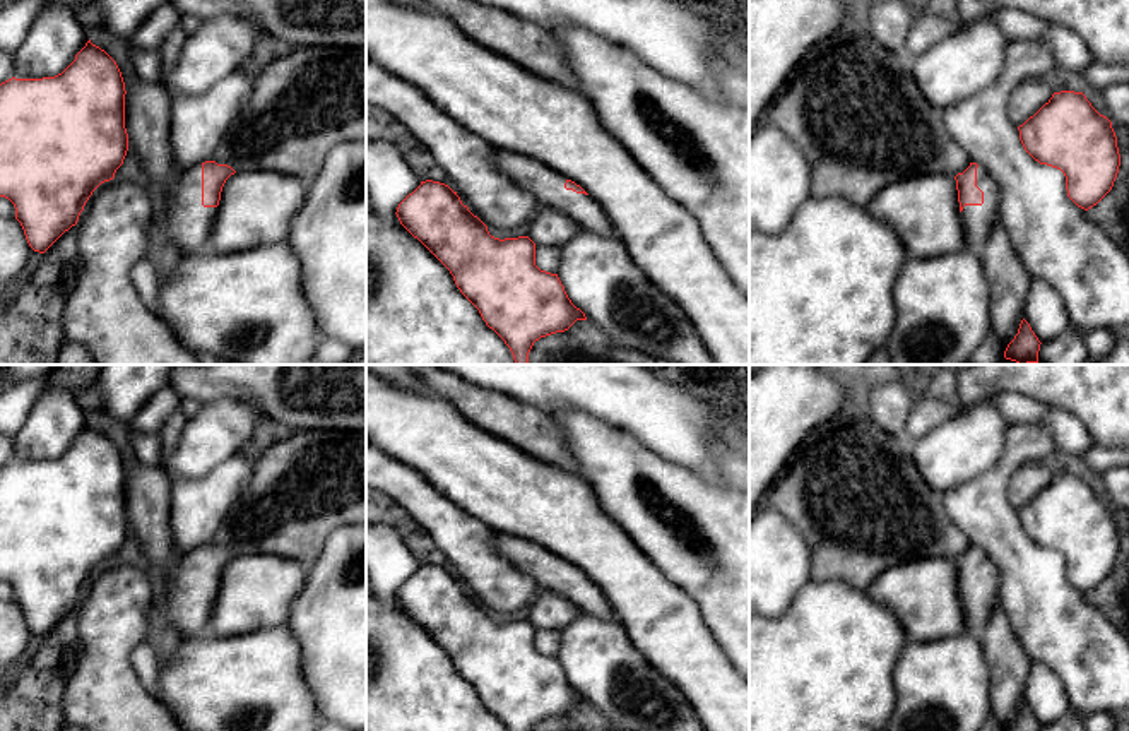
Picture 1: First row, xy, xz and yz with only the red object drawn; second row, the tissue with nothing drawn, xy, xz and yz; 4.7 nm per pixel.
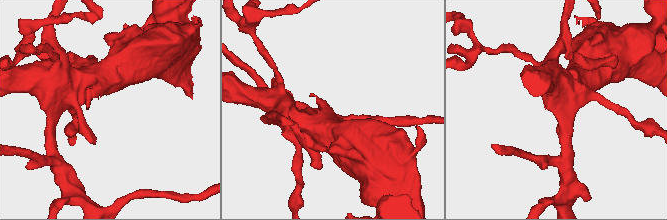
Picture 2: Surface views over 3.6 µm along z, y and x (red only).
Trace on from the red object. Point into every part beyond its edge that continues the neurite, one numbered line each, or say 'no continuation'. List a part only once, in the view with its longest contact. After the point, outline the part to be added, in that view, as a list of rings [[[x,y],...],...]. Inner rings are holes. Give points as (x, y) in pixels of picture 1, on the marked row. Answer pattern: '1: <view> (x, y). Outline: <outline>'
1: yz (977, 219). Outline: [[[982,166],[977,168],[977,187],[984,192],[984,204],[965,205],[961,211],[966,247],[972,252],[980,252],[985,243],[1001,202],[997,181]]]

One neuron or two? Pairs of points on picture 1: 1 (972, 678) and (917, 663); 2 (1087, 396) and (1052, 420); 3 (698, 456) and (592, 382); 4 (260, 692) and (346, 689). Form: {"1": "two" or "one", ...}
{"1": "one", "2": "two", "3": "one", "4": "two"}

